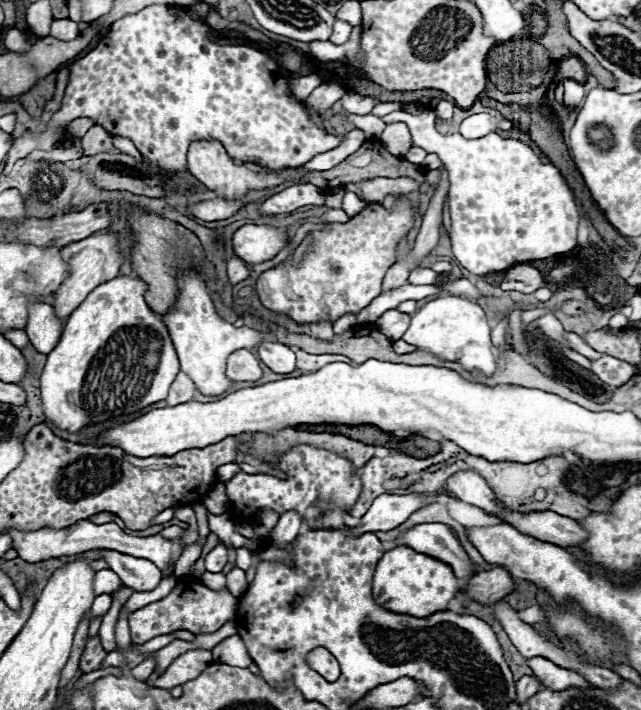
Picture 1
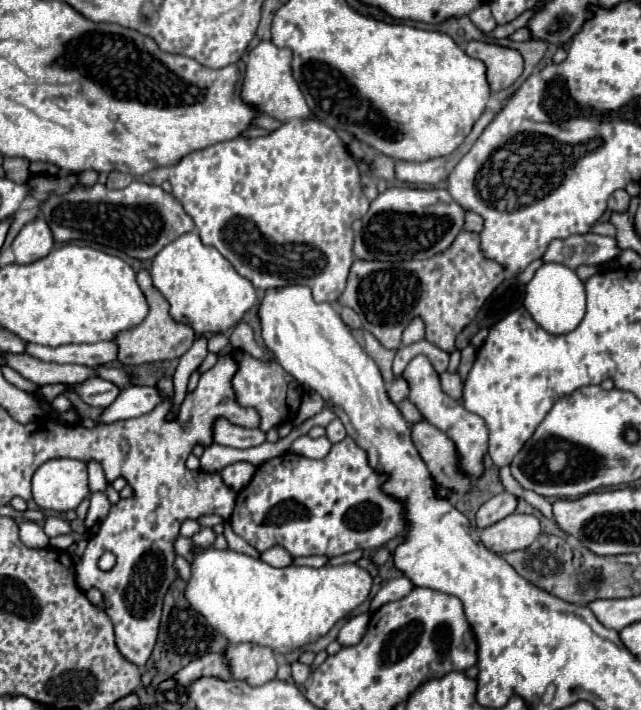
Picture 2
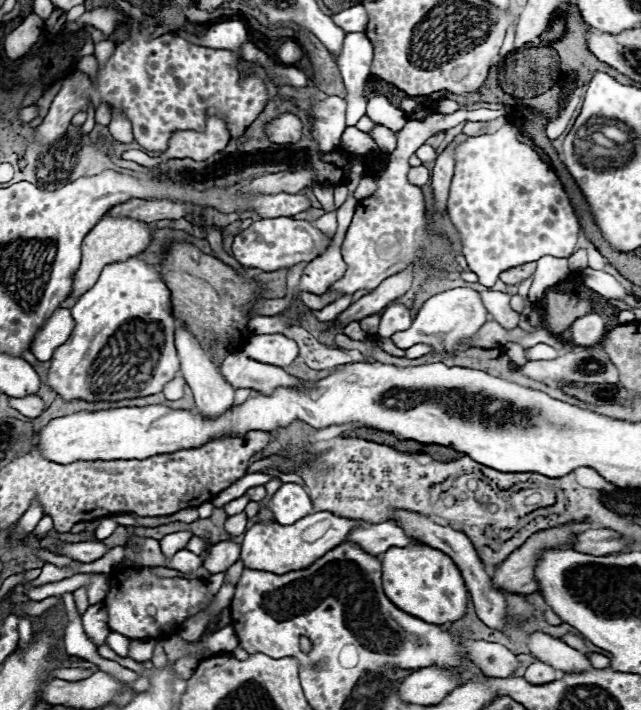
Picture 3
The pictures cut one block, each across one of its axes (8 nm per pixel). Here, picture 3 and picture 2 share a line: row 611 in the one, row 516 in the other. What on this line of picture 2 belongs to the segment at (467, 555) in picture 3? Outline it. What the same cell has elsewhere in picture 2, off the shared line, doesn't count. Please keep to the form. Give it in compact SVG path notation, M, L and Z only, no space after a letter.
M502 492L502 494L490 498L488 502L484 502L480 506L480 510L476 512L476 526L480 530L484 530L484 528L496 524L498 520L506 518L514 510L516 510L516 496L508 494L508 492Z

